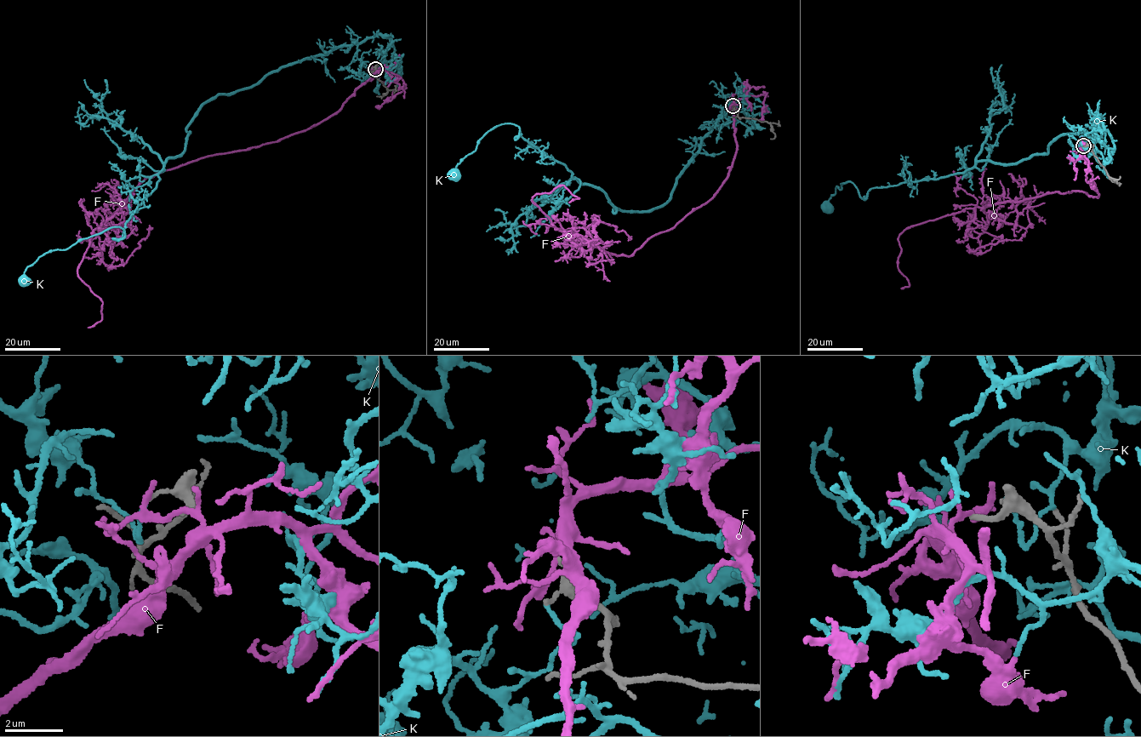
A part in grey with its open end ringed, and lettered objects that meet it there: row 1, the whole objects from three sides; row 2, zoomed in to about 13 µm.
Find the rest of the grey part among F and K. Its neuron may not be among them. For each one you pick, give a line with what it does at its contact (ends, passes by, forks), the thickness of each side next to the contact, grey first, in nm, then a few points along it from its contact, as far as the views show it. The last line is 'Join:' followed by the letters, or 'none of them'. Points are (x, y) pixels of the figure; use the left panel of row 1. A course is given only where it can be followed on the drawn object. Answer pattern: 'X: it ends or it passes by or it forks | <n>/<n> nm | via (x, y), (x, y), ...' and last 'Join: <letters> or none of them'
Join: none of them

